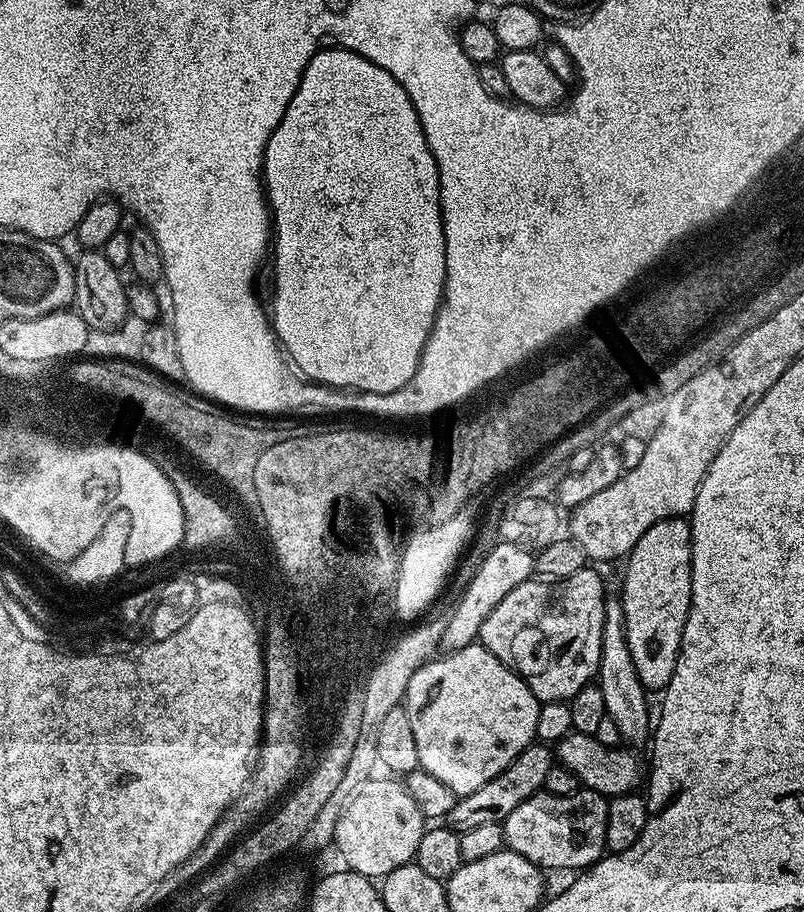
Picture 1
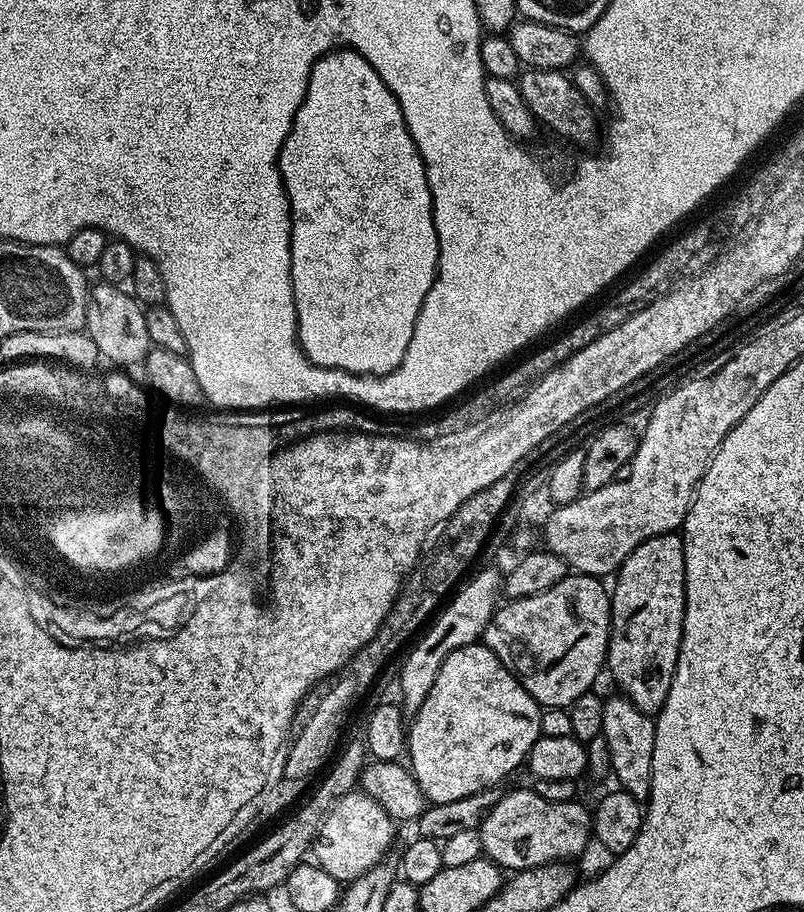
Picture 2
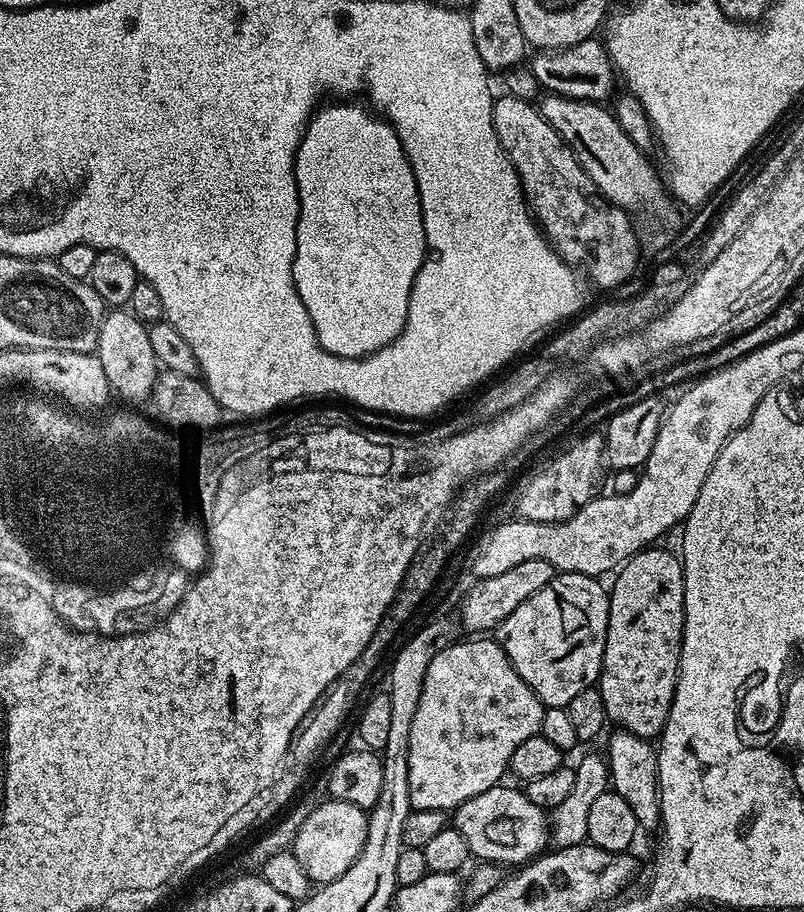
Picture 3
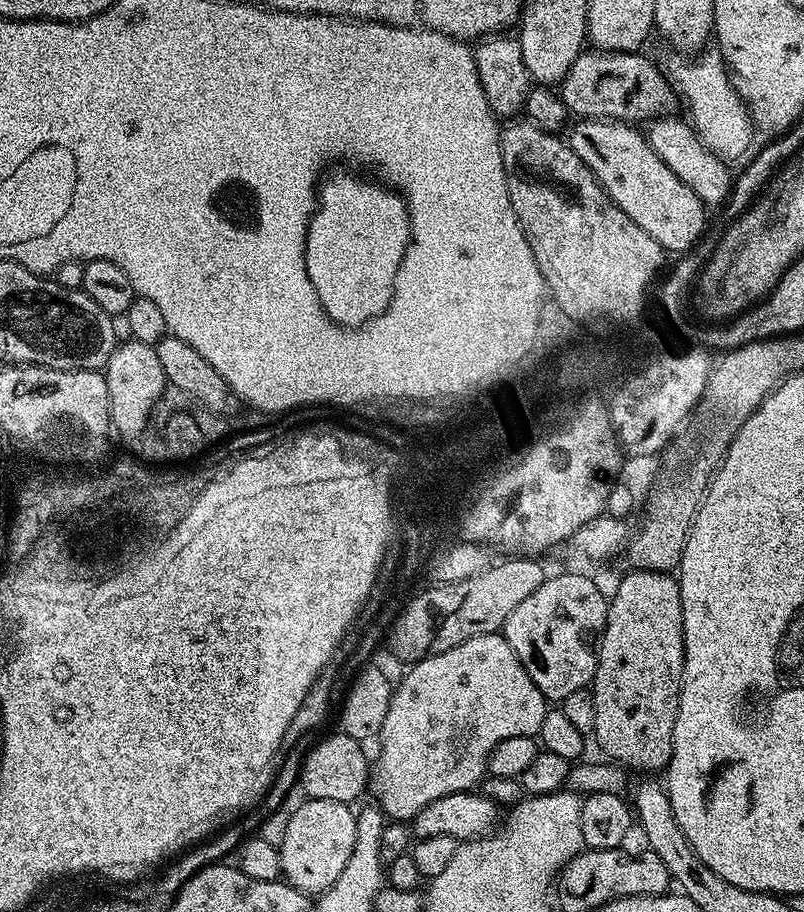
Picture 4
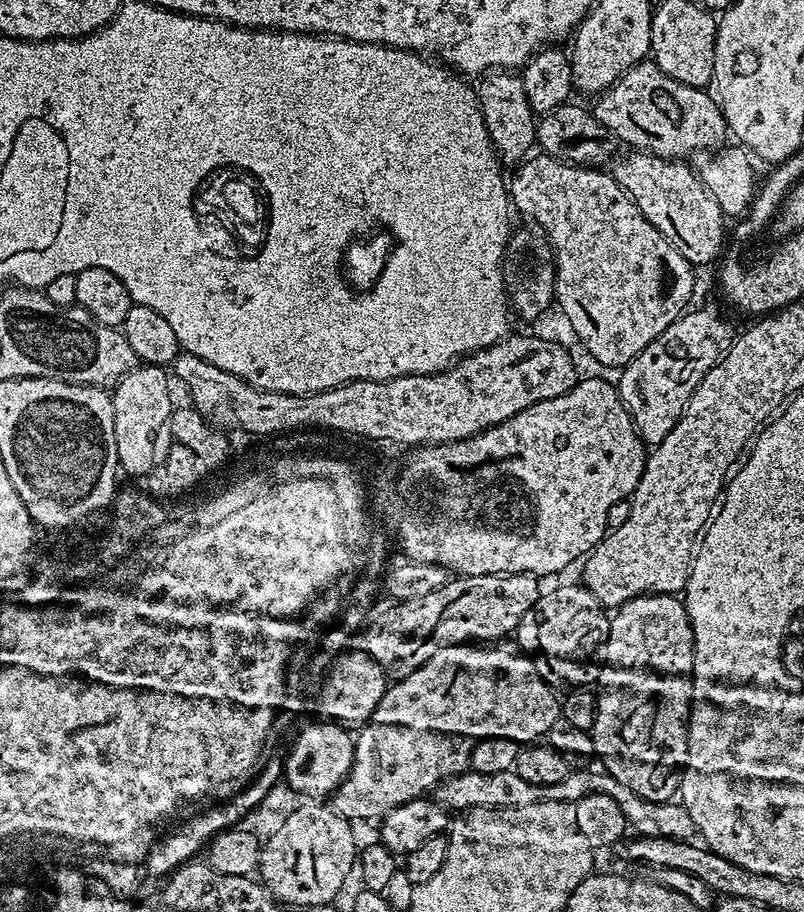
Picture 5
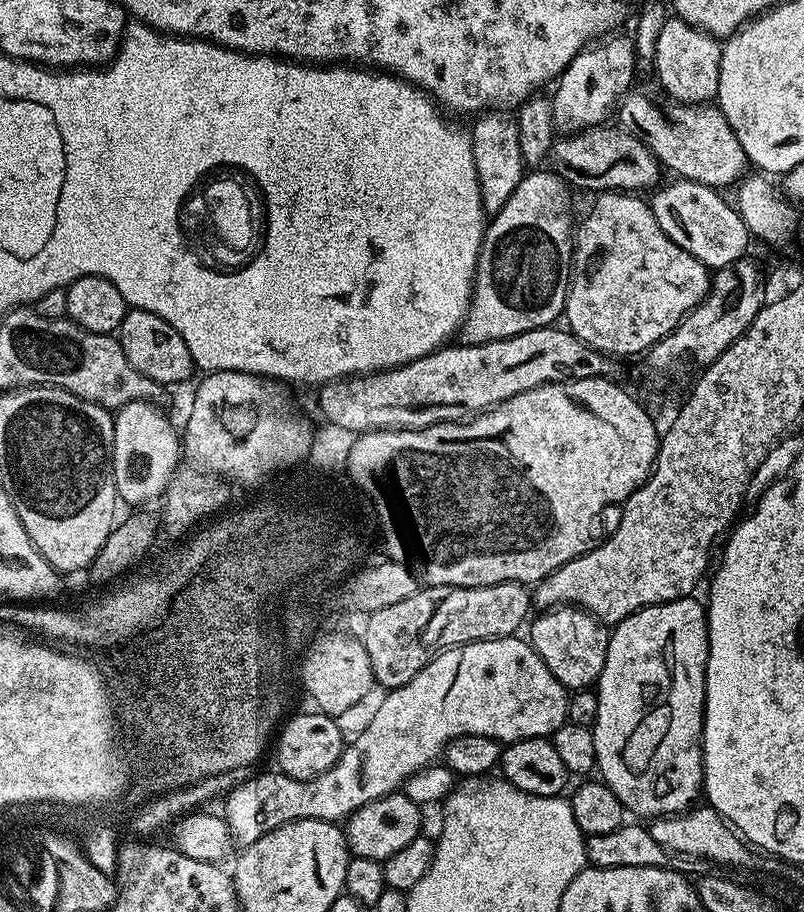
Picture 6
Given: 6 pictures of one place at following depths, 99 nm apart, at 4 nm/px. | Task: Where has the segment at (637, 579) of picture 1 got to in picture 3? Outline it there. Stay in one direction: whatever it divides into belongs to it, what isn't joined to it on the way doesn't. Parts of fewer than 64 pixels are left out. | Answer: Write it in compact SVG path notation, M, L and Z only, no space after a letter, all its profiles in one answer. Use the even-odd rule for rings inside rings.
M649 546L638 554L634 554L624 561L622 567L615 573L616 581L610 584L610 595L608 597L608 633L606 634L606 646L604 647L604 661L600 667L600 678L598 687L602 694L602 702L606 708L609 721L617 729L638 734L645 738L659 737L664 730L664 724L668 721L672 699L676 693L676 675L680 672L680 644L684 641L684 565L681 557L672 552L667 552L661 546Z

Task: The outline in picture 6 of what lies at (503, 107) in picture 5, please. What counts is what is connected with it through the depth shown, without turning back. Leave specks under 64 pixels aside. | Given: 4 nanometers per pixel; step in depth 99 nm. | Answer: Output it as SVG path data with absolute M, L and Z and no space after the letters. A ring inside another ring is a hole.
M504 110L485 111L477 120L480 121L470 128L470 135L474 164L478 170L478 186L485 213L495 214L502 210L502 206L506 206L510 194L518 190L518 182L522 182L522 178L526 175L522 145L518 142L520 131L516 125L516 116Z

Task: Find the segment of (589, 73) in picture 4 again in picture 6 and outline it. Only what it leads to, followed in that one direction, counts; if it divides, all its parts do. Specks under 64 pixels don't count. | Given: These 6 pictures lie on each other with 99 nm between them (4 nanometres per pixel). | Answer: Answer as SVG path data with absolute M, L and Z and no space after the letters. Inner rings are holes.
M639 86L633 87L618 105L619 127L634 134L634 138L638 138L638 142L642 142L655 154L656 160L661 166L667 171L669 168L672 174L681 180L693 180L717 190L724 190L727 184L733 183L732 185L735 185L745 179L750 168L748 156L742 150L730 122L726 122L720 107L713 106L711 103L687 104L686 102L678 102L672 96L656 92L647 92L646 89L639 88Z

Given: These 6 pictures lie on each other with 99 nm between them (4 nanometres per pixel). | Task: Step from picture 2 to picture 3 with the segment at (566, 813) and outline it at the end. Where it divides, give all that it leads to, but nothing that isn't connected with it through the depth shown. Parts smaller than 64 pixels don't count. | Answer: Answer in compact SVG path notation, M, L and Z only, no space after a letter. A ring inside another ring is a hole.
M504 787L482 790L482 794L459 804L451 813L450 824L466 838L468 851L480 859L477 861L497 866L523 866L549 847L550 820L545 809L534 806L519 787Z

